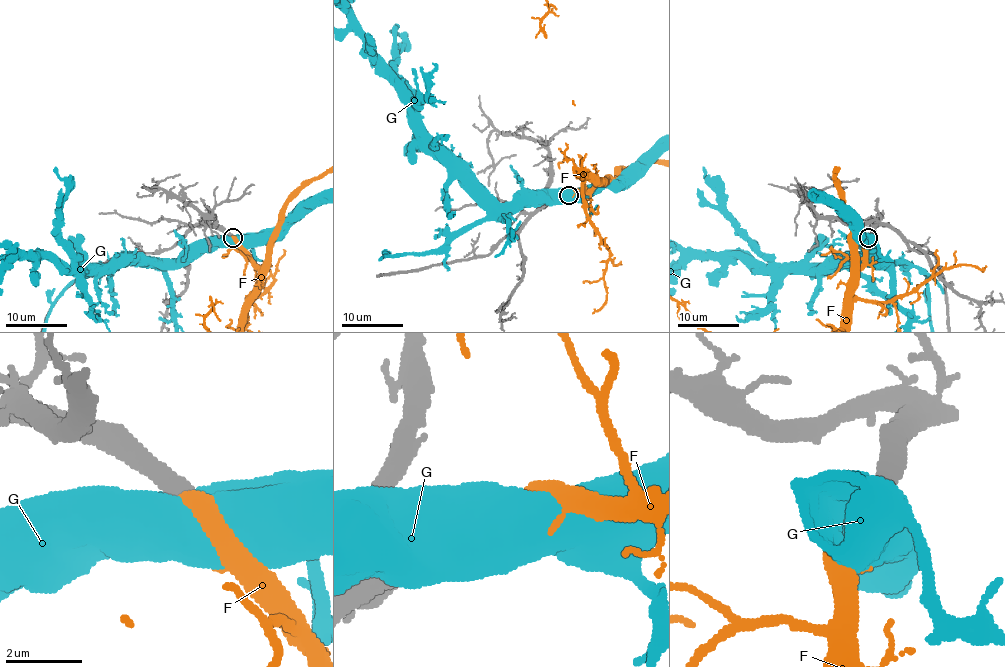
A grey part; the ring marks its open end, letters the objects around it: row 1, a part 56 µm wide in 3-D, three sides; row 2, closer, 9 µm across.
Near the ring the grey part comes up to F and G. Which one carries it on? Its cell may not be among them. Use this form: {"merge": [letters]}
{"merge": ["F"]}

